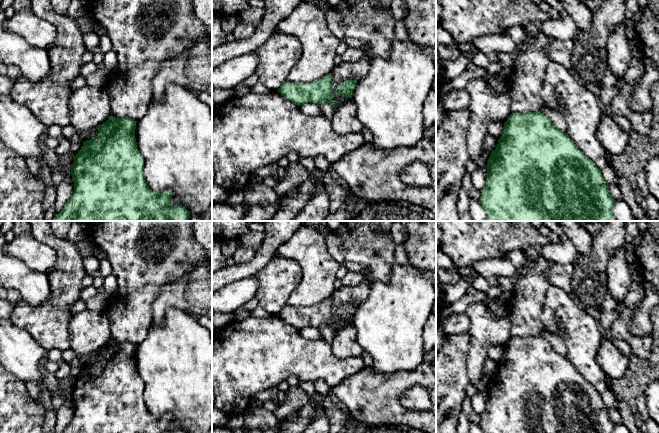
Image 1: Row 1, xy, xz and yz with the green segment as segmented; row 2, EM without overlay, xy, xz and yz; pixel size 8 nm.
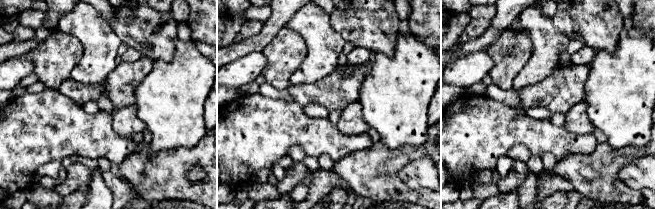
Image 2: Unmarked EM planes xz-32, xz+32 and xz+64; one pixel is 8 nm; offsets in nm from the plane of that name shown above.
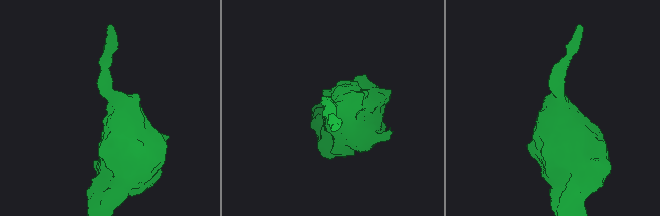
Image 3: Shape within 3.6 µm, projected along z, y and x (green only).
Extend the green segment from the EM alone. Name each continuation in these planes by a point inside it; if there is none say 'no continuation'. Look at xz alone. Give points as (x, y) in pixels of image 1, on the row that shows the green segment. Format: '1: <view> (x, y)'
no continuation

